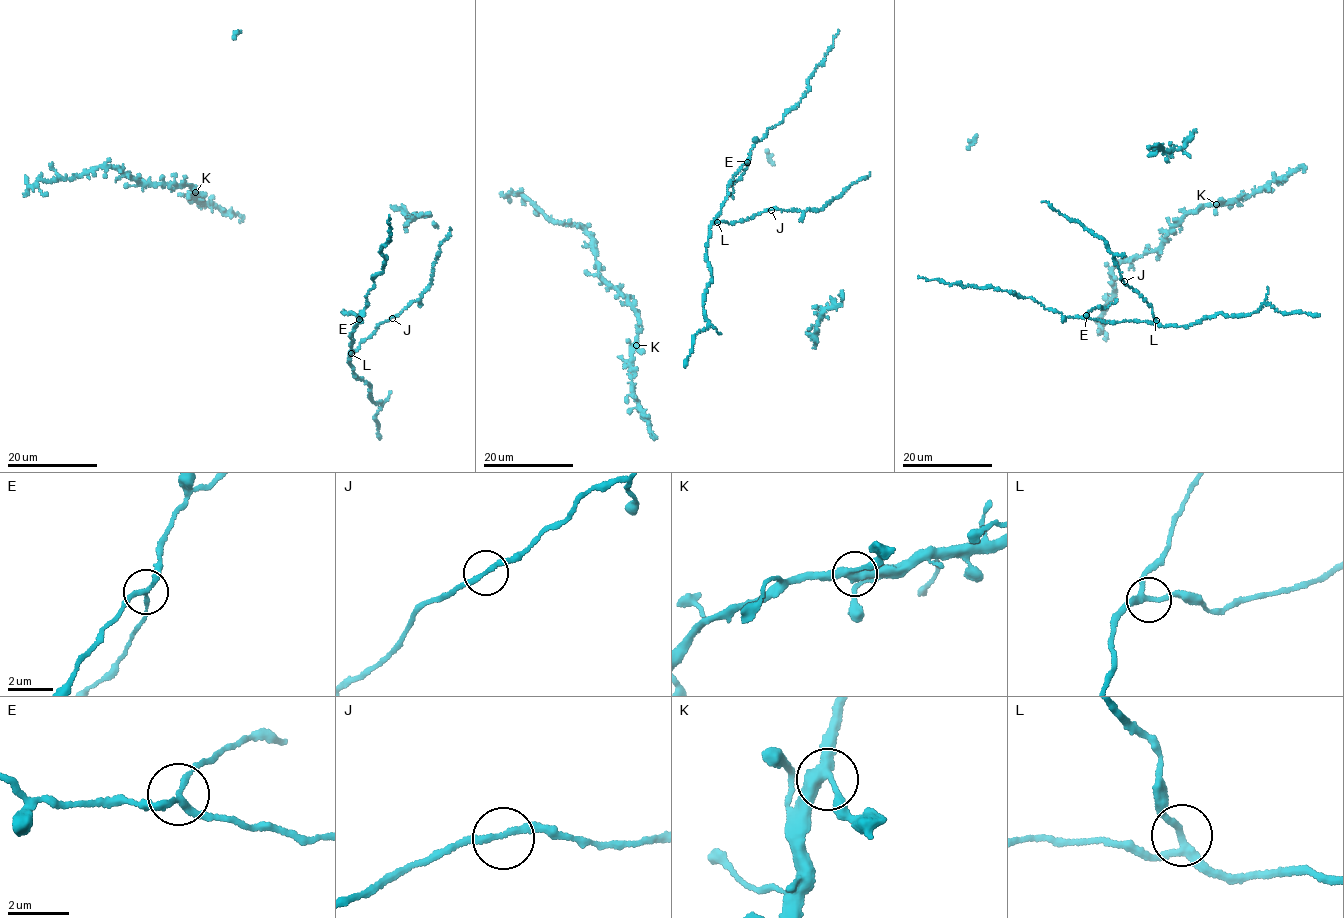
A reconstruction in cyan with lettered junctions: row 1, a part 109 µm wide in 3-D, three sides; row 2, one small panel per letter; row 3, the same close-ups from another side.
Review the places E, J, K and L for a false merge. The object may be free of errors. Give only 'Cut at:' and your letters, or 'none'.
Cut at: E

